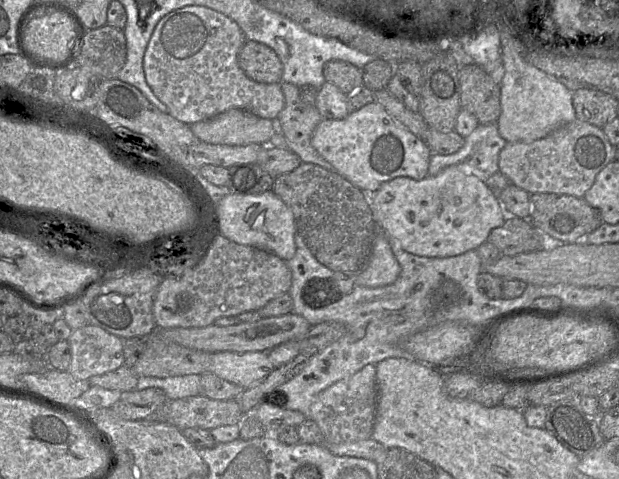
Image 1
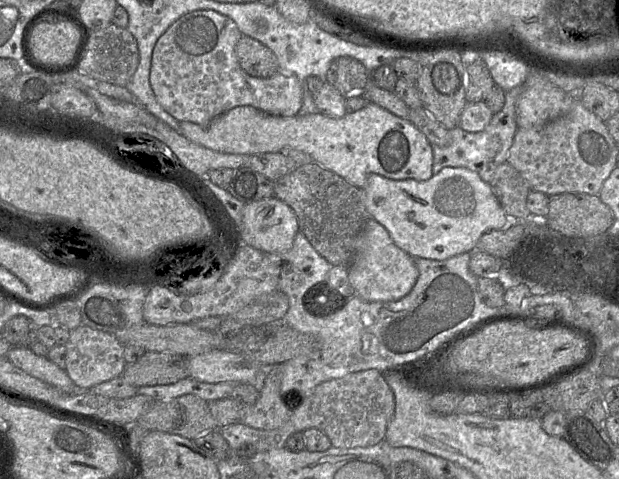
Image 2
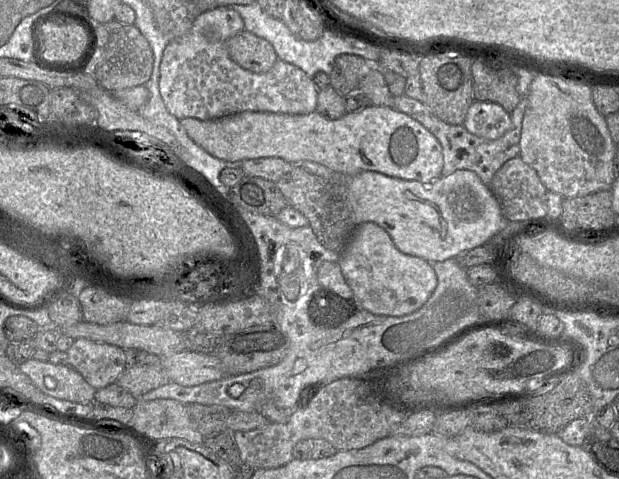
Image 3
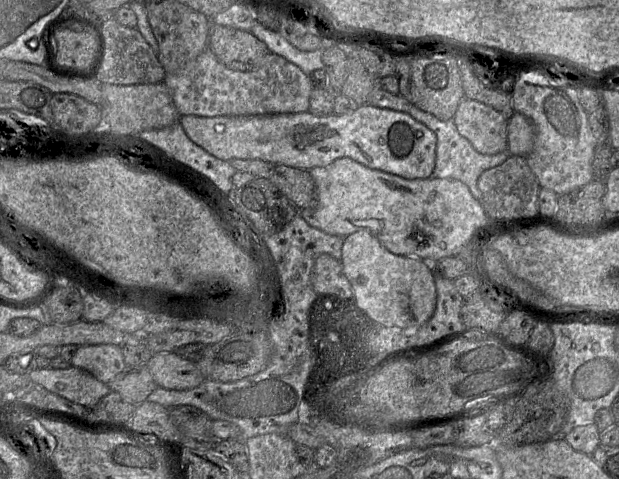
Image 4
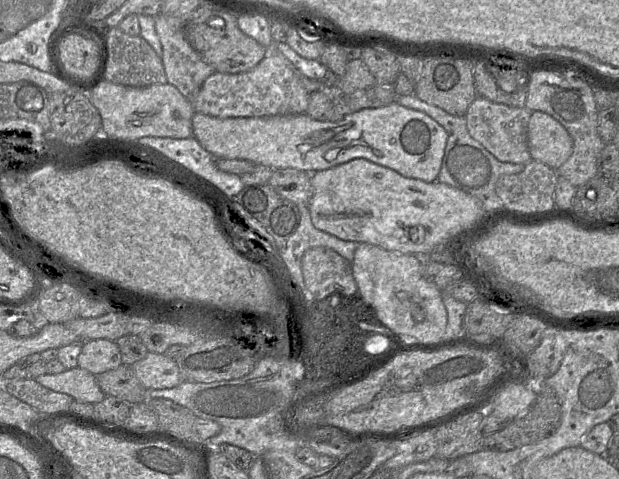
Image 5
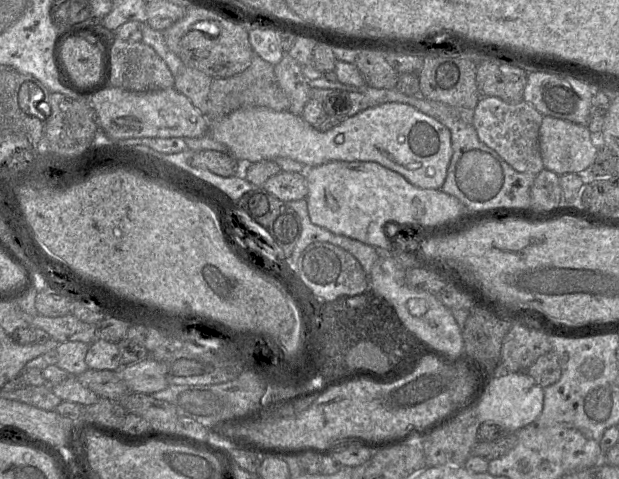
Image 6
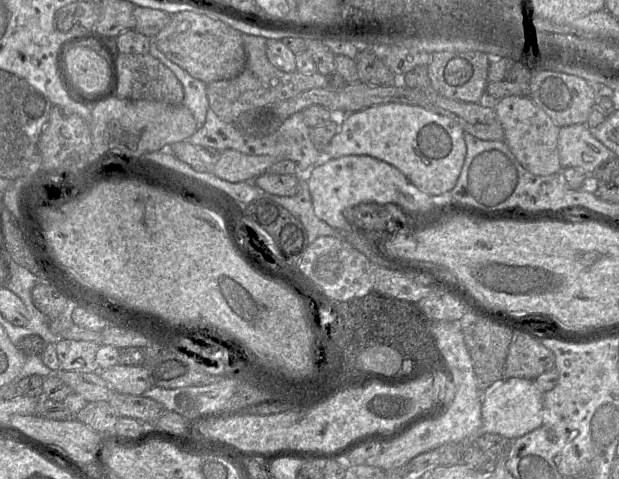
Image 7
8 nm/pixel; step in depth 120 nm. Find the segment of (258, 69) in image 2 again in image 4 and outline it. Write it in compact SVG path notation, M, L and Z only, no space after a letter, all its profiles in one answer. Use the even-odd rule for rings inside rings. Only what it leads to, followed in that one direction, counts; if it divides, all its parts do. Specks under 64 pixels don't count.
M211 24L209 50L229 69L248 72L258 69L271 53L250 31Z

